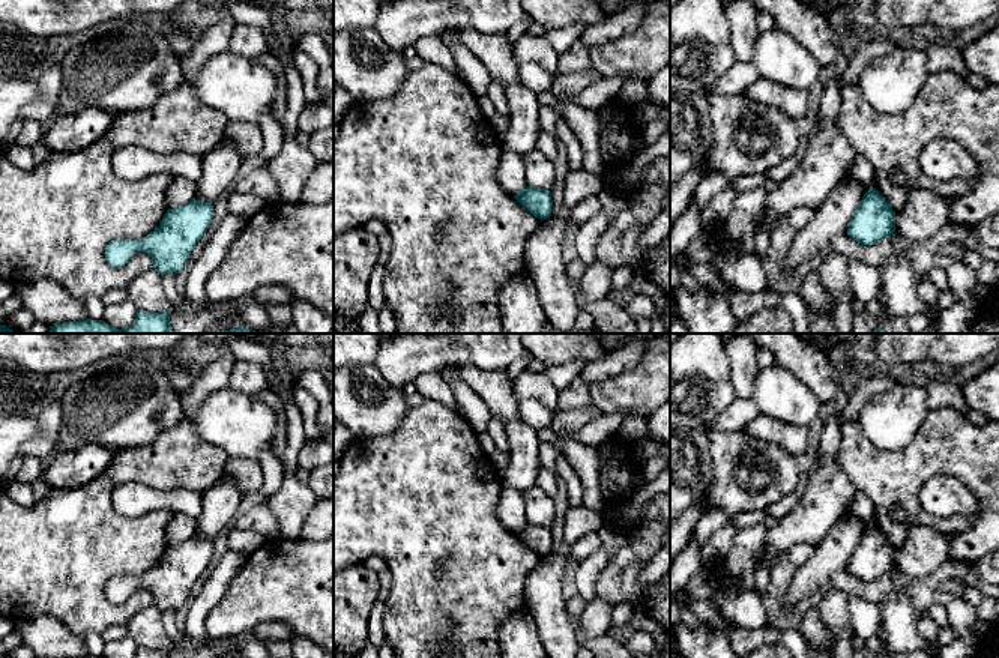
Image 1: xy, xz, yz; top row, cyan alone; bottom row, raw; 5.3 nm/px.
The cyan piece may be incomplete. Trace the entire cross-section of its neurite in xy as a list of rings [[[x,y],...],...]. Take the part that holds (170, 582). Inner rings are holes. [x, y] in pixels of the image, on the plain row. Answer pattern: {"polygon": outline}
{"polygon": [[[192,535],[168,545],[159,563],[140,577],[116,575],[105,584],[107,599],[122,604],[137,589],[146,589],[161,611],[180,608],[213,554],[213,541]]]}

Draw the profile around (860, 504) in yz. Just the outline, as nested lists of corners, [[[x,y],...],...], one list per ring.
[[[856,490],[853,497],[849,500],[847,508],[850,508],[858,517],[861,517],[862,521],[868,523],[870,526],[874,524],[876,518],[873,502],[862,491]]]

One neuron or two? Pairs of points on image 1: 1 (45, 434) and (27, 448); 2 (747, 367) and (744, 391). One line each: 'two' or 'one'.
1: one
2: one

